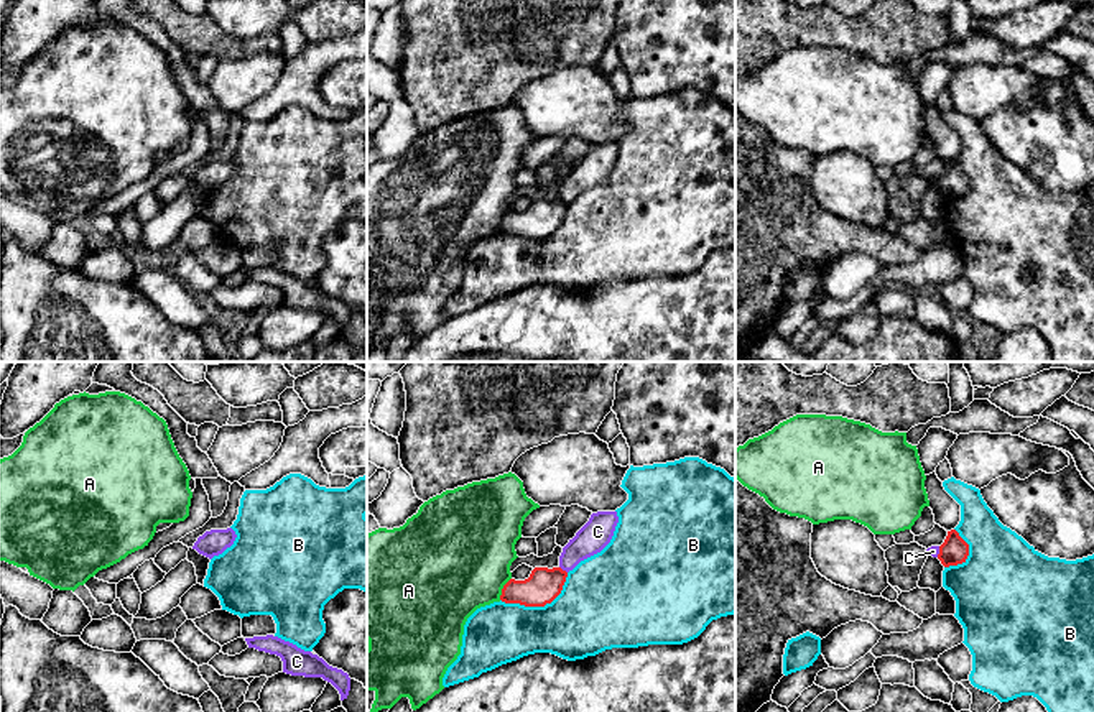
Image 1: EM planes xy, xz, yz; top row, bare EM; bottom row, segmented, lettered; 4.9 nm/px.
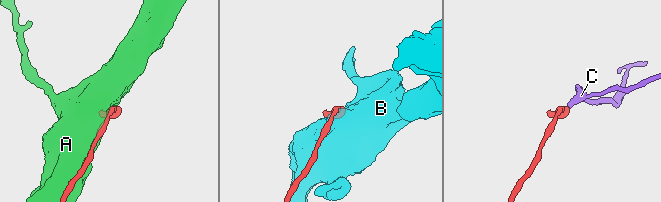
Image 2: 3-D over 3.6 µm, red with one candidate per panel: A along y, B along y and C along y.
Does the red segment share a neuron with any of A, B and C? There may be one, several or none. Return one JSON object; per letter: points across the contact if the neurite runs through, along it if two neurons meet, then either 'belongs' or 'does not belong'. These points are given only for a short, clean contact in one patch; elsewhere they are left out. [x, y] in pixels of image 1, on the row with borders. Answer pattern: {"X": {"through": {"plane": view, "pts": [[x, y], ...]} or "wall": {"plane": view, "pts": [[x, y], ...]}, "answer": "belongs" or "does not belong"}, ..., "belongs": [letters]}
{"A": {"answer": "does not belong"}, "B": {"answer": "does not belong"}, "C": {"wall": {"plane": "xz", "pts": [[560, 566], [566, 573]]}, "answer": "does not belong"}, "belongs": []}

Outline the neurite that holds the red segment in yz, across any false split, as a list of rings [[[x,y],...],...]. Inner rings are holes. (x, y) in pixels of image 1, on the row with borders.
[[[956,529],[948,531],[944,543],[939,546],[938,559],[944,567],[966,562],[969,556],[969,544],[959,536]]]

